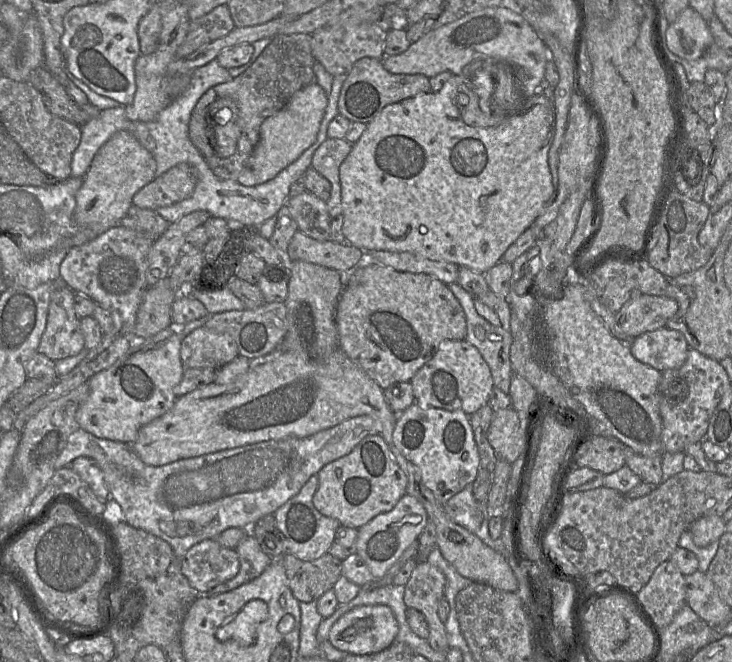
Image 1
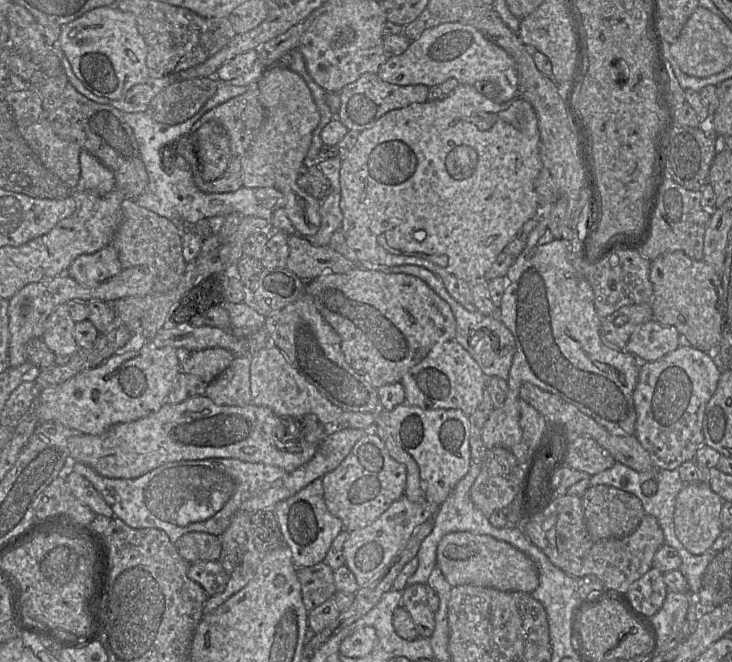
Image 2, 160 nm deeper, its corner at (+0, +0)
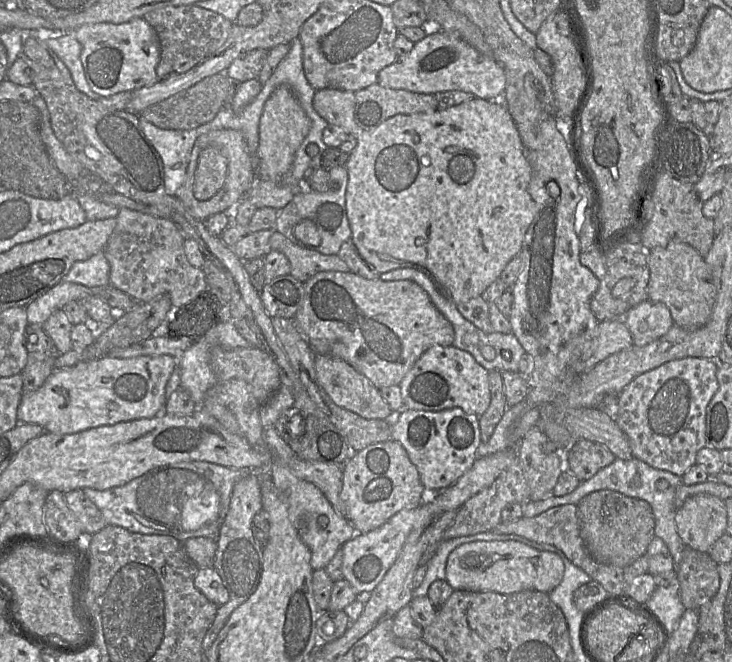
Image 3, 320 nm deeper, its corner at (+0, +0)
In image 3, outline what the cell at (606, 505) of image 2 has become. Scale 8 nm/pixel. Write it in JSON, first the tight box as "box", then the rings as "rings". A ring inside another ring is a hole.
{"box":[577,489,654,567],"rings":[[[603,489],[583,497],[577,504],[580,534],[590,555],[599,563],[625,567],[646,554],[654,534],[654,514],[650,504],[640,498],[629,497],[620,492]]]}

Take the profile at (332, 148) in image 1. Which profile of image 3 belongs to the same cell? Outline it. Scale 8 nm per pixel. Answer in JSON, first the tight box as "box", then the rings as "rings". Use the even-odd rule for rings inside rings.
{"box":[274,167,352,255],"rings":[[[336,167],[331,169],[329,174],[331,179],[338,183],[338,189],[326,193],[319,193],[309,190],[302,184],[301,190],[296,192],[293,199],[284,208],[279,210],[274,229],[299,246],[315,249],[325,255],[338,255],[342,244],[351,239],[352,236],[345,207],[348,172],[346,167]],[[304,219],[313,221],[317,226],[321,236],[319,246],[306,246],[296,238],[294,233],[295,226]]]}

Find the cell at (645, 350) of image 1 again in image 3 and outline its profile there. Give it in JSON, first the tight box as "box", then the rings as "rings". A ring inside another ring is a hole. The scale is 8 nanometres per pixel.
{"box":[624,299,673,346],"rings":[[[646,299],[631,308],[624,316],[636,346],[645,346],[665,335],[673,326],[669,308],[661,302]]]}

